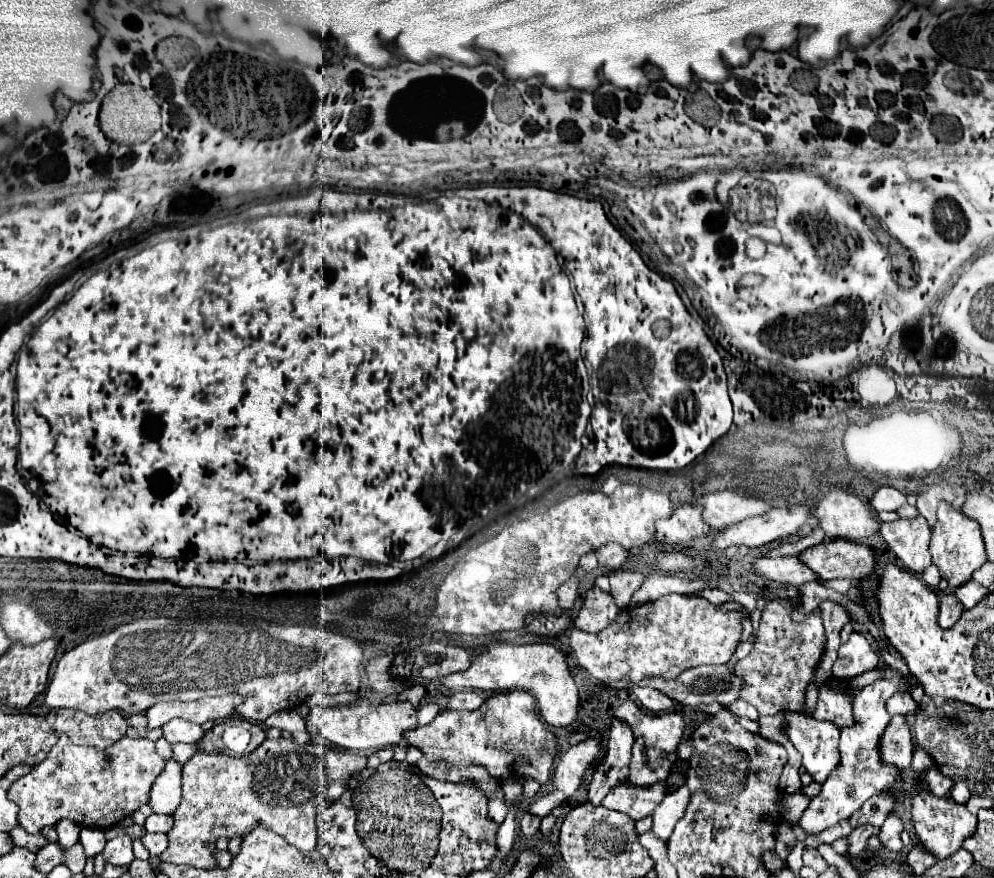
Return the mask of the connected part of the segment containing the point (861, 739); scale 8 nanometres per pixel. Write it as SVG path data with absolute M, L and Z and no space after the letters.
M885 668L885 674L881 678L877 678L871 686L865 686L855 696L855 704L853 704L855 726L841 730L841 744L839 744L841 766L825 780L825 784L821 786L821 792L815 798L811 798L807 810L803 812L803 818L799 820L799 824L801 824L801 828L805 828L805 832L821 834L829 826L839 824L843 818L851 818L851 814L855 810L859 810L867 798L883 792L885 788L895 784L895 780L901 776L901 772L895 766L879 764L877 746L879 746L879 738L881 738L885 726L891 720L887 716L885 702L895 692L909 692L909 690L911 690L911 684L905 674L901 674L899 670L893 670L893 668Z

